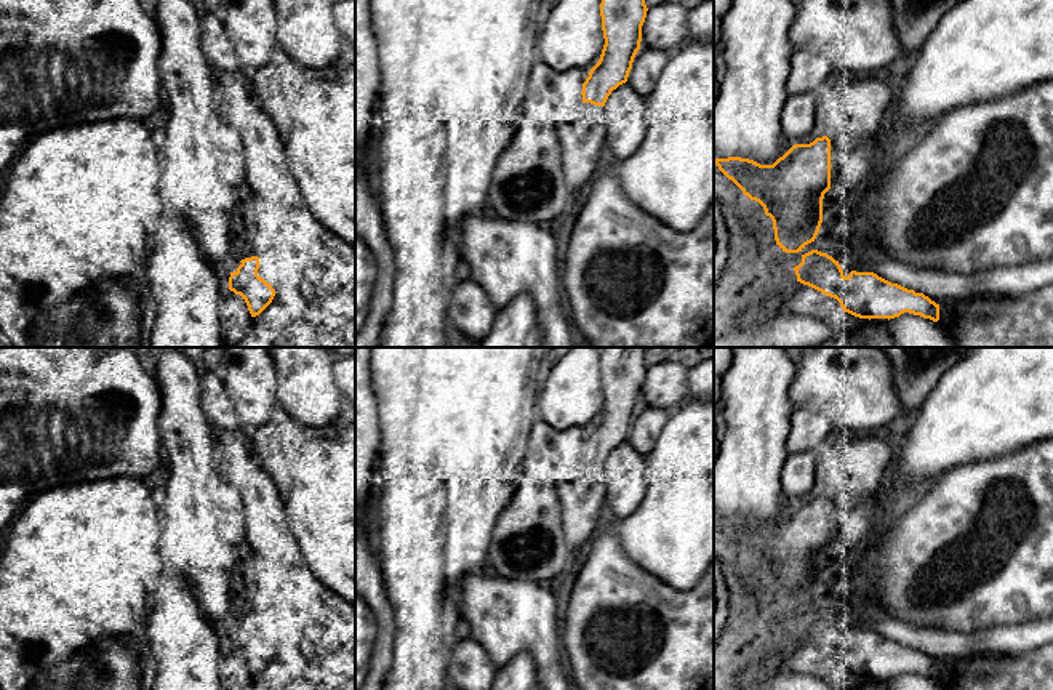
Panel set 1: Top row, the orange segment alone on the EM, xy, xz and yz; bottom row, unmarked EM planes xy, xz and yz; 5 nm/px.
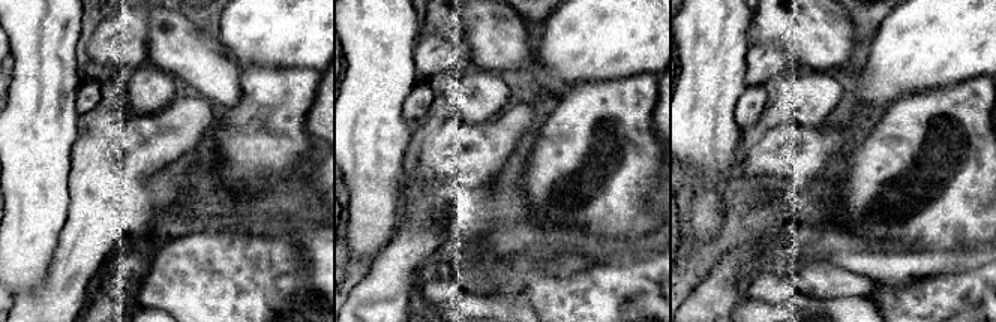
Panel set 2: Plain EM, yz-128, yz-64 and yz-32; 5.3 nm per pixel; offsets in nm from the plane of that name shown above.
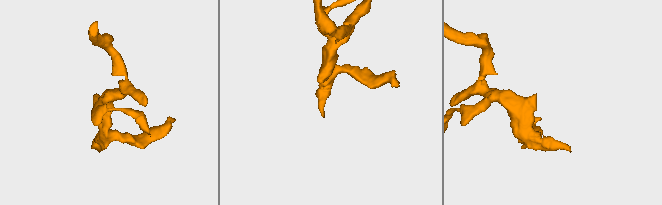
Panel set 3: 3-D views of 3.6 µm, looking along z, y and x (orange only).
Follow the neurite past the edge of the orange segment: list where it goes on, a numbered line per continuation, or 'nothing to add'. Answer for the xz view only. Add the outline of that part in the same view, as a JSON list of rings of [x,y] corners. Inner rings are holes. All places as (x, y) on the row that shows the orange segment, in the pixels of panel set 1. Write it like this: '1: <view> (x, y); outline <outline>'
1: xz (581, 140); outline [[[581,101],[575,120],[555,130],[562,144],[565,181],[575,195],[594,181],[600,170],[600,152],[605,144],[602,112],[602,106]]]

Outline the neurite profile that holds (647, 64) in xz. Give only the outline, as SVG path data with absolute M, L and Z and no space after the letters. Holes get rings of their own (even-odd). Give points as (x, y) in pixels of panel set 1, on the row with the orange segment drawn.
M640 48L634 58L627 83L642 96L648 96L656 86L658 75L669 61L671 53Z

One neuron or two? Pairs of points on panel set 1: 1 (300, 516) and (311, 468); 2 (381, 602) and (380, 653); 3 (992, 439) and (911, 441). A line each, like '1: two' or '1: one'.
1: one
2: one
3: one

